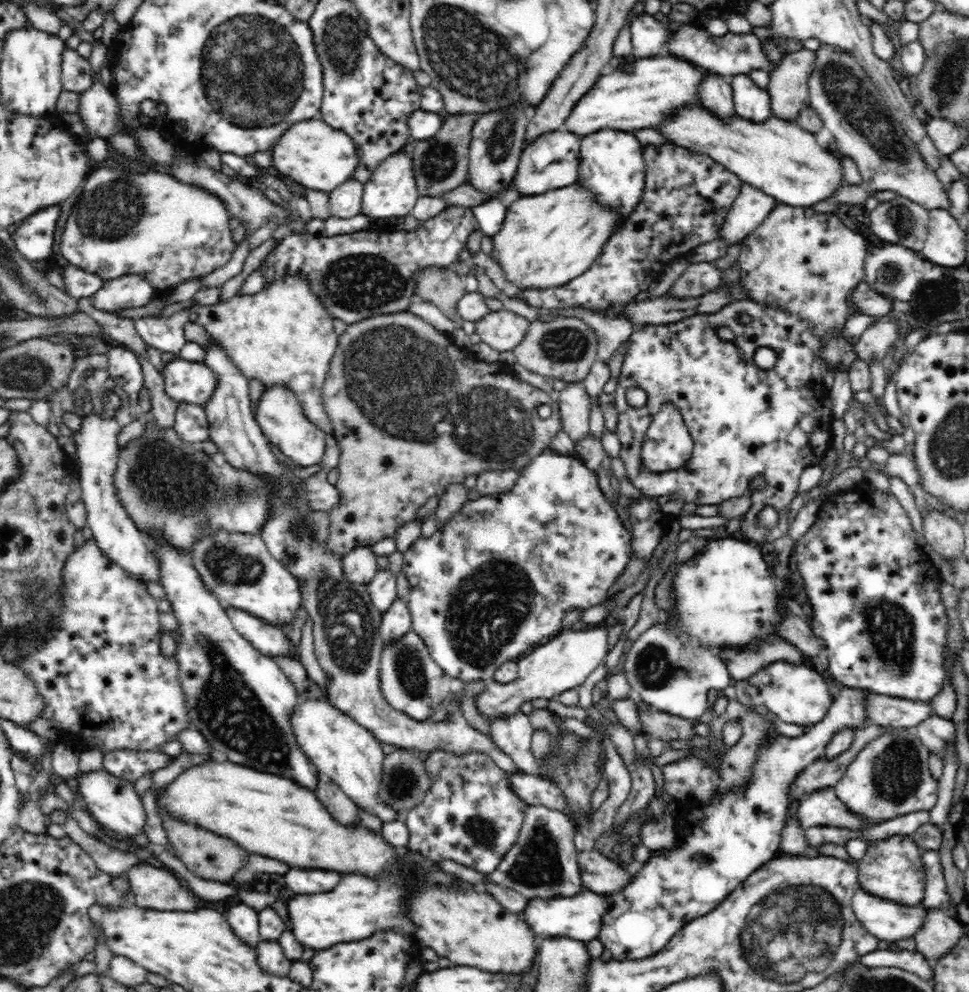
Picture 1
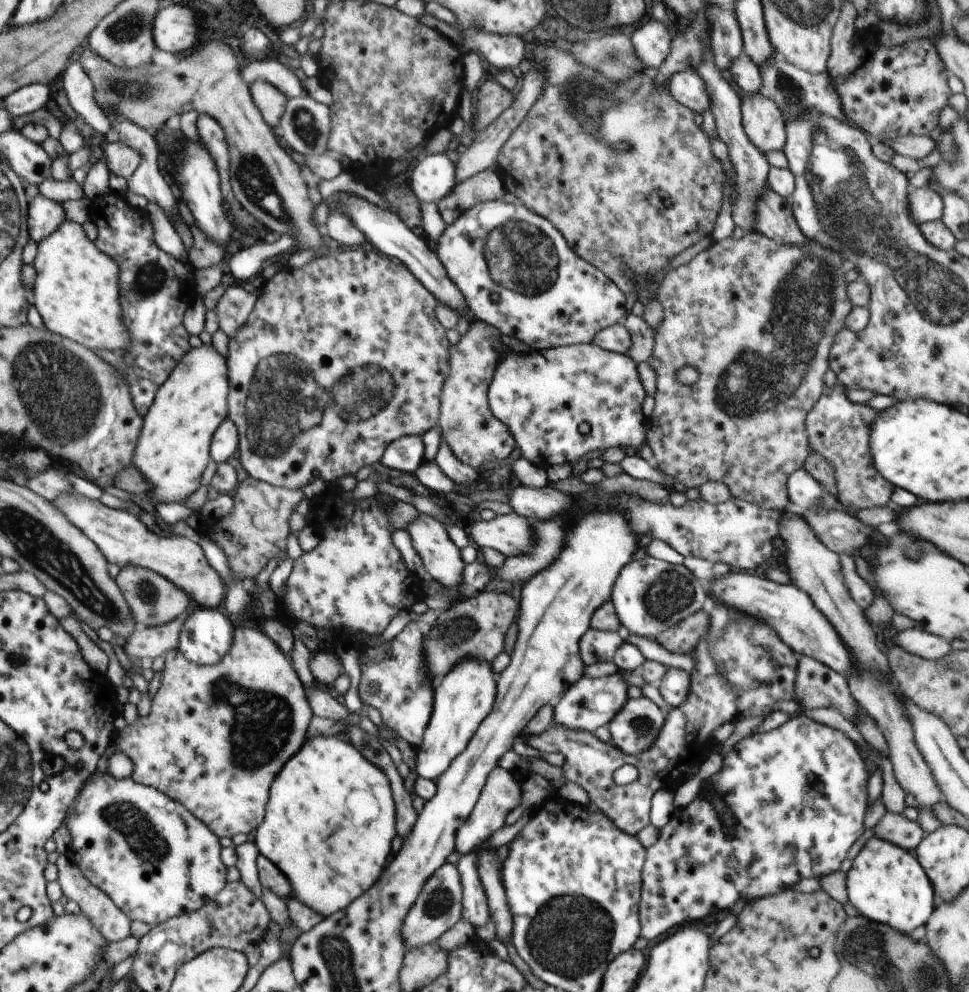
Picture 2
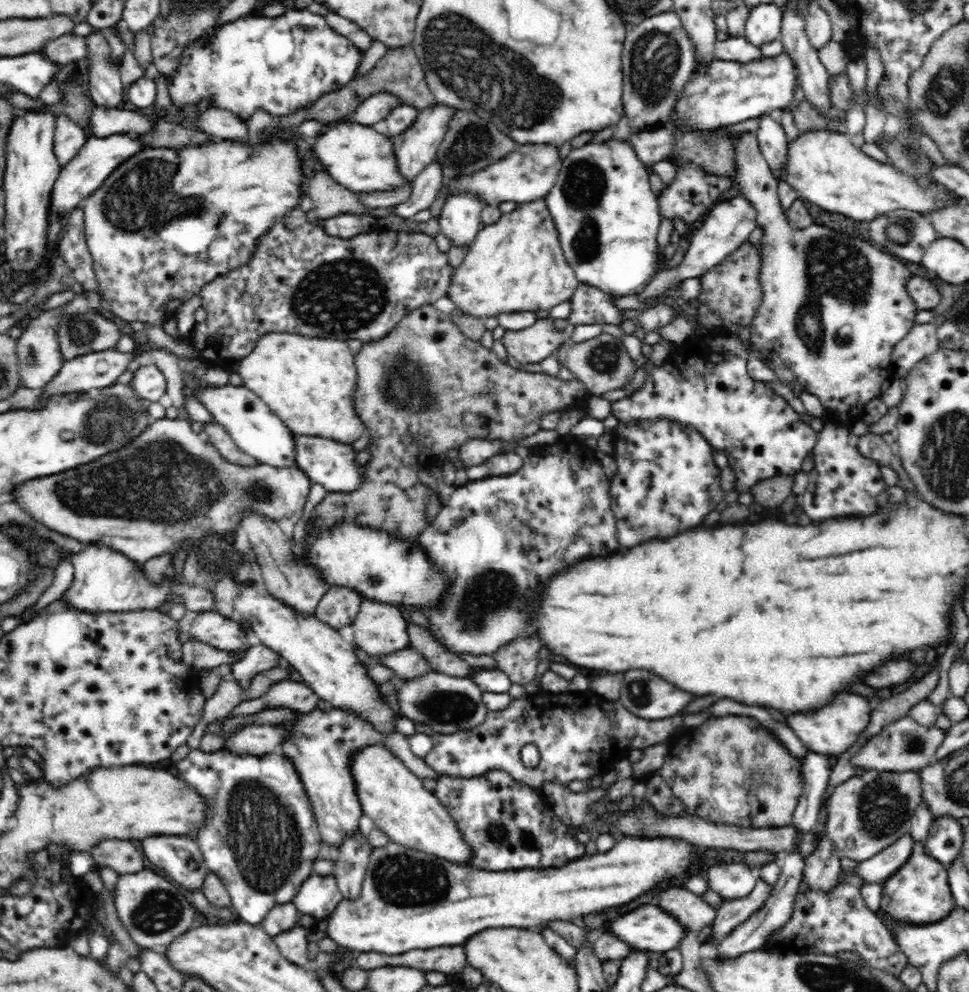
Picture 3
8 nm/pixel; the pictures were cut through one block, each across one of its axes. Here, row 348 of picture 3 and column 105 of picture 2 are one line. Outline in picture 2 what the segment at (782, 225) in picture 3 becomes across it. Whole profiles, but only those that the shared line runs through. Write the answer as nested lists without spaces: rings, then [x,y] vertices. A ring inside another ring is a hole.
[[[105,756],[103,760],[99,762],[99,769],[96,771],[96,774],[93,775],[94,780],[84,786],[83,793],[80,793],[80,796],[77,798],[78,803],[76,804],[74,813],[68,817],[67,826],[71,834],[71,843],[66,852],[66,856],[80,868],[82,874],[84,874],[94,886],[97,886],[102,892],[105,892],[112,899],[112,902],[114,902],[131,921],[141,920],[142,922],[146,922],[151,928],[154,928],[156,925],[168,919],[202,909],[207,902],[214,900],[218,896],[222,888],[227,886],[226,865],[220,860],[220,850],[222,850],[222,848],[220,848],[220,842],[218,842],[218,835],[207,823],[204,823],[201,819],[197,819],[183,803],[179,803],[171,796],[164,794],[163,791],[137,783],[131,776],[124,780],[116,780],[108,774],[107,768],[108,756]]]

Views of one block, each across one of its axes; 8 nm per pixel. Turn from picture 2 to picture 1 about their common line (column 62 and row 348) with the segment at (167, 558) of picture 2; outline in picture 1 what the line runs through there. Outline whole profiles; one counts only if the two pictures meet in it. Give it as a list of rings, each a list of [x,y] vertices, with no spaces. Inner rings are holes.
[[[503,308],[500,311],[489,311],[475,322],[475,333],[494,350],[504,352],[522,342],[529,324],[530,321],[524,316]]]

